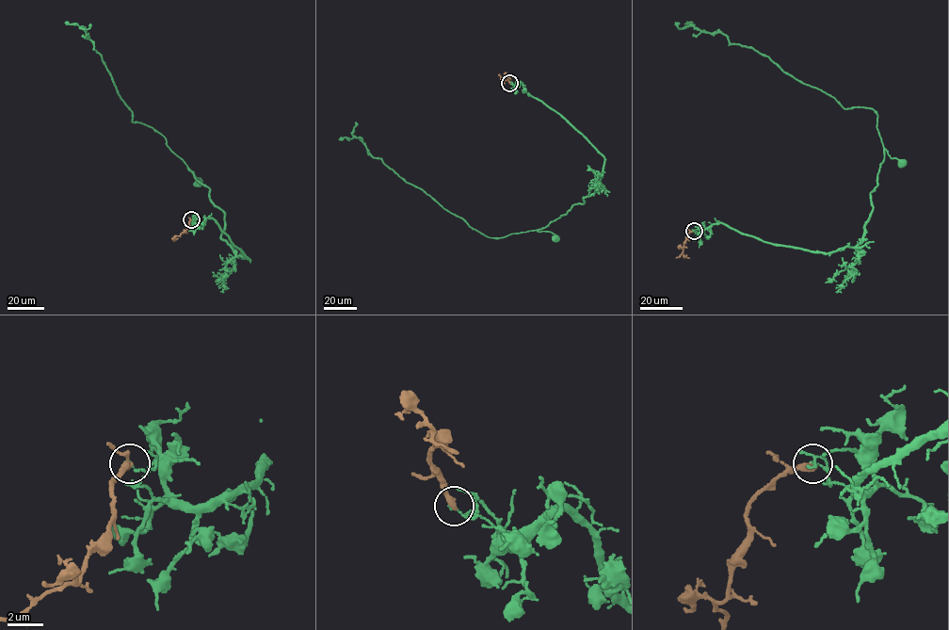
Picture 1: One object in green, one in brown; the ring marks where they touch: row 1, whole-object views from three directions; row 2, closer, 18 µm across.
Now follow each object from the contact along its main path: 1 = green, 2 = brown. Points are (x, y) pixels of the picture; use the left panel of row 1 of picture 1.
1: (190, 219), (214, 218), (249, 260), (221, 238), (224, 213), (199, 182)
2: (190, 219), (185, 231), (172, 239), (174, 241)

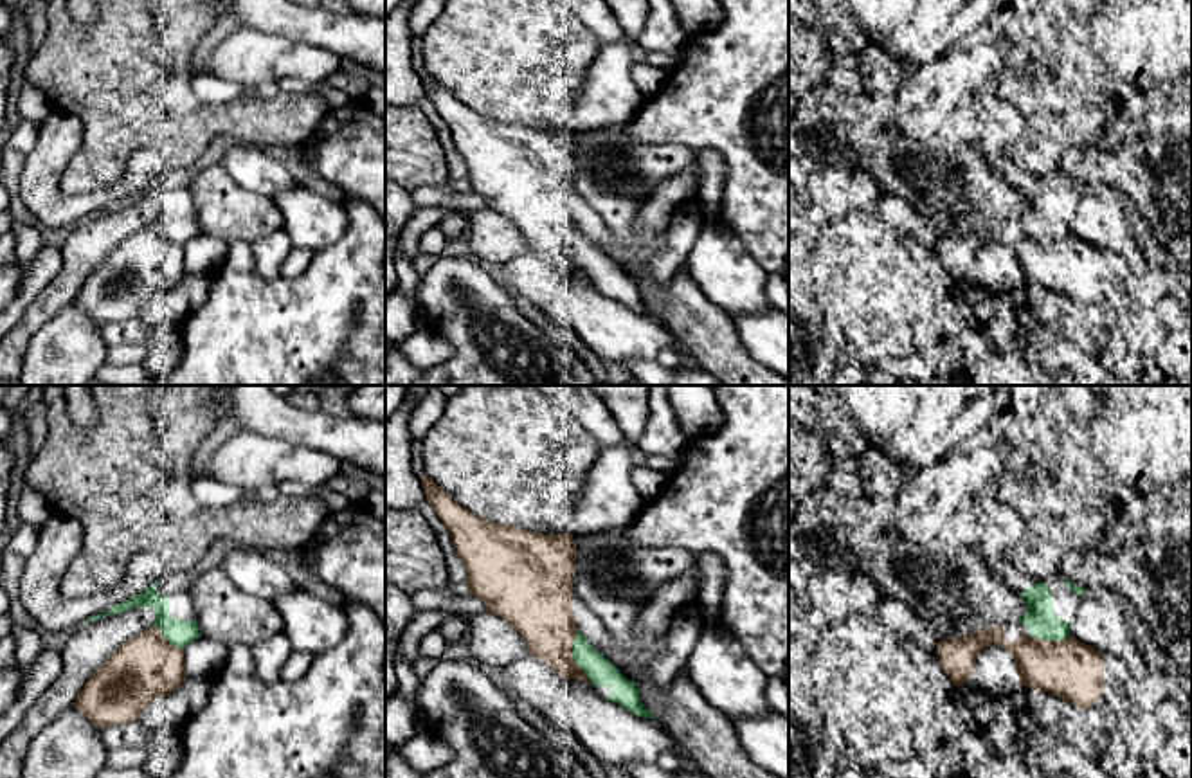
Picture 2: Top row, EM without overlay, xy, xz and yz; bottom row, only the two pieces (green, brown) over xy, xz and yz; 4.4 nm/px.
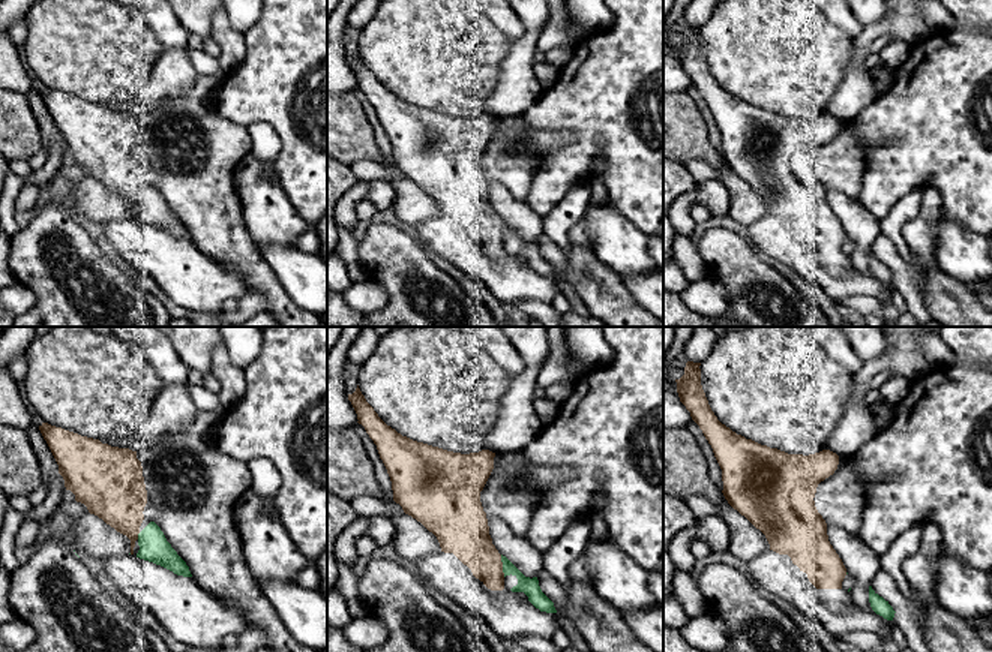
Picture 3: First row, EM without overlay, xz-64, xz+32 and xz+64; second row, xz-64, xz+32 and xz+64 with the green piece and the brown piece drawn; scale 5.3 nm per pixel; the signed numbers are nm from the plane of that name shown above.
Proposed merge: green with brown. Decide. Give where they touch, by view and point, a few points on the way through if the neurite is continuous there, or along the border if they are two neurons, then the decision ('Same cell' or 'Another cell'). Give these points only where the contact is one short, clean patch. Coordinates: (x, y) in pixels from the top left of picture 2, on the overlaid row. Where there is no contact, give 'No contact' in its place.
Touches green at xz (573, 656). Another cell

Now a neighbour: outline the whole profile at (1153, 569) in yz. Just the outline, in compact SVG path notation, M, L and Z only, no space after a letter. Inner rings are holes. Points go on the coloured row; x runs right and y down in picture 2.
M1192 474L1143 497L1143 515L1127 524L1127 537L1115 553L1071 551L1057 573L1080 587L1122 593L1151 627L1160 647L1192 675Z

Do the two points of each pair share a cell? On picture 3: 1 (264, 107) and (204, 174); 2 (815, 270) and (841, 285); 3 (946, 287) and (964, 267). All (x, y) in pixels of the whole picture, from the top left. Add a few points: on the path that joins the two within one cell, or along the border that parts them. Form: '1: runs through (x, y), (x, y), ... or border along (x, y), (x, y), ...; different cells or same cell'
1: border along (213, 110), (219, 116), (245, 126); different cells
2: runs through (821, 276), (835, 285); same cell
3: border along (937, 266), (965, 285); different cells

